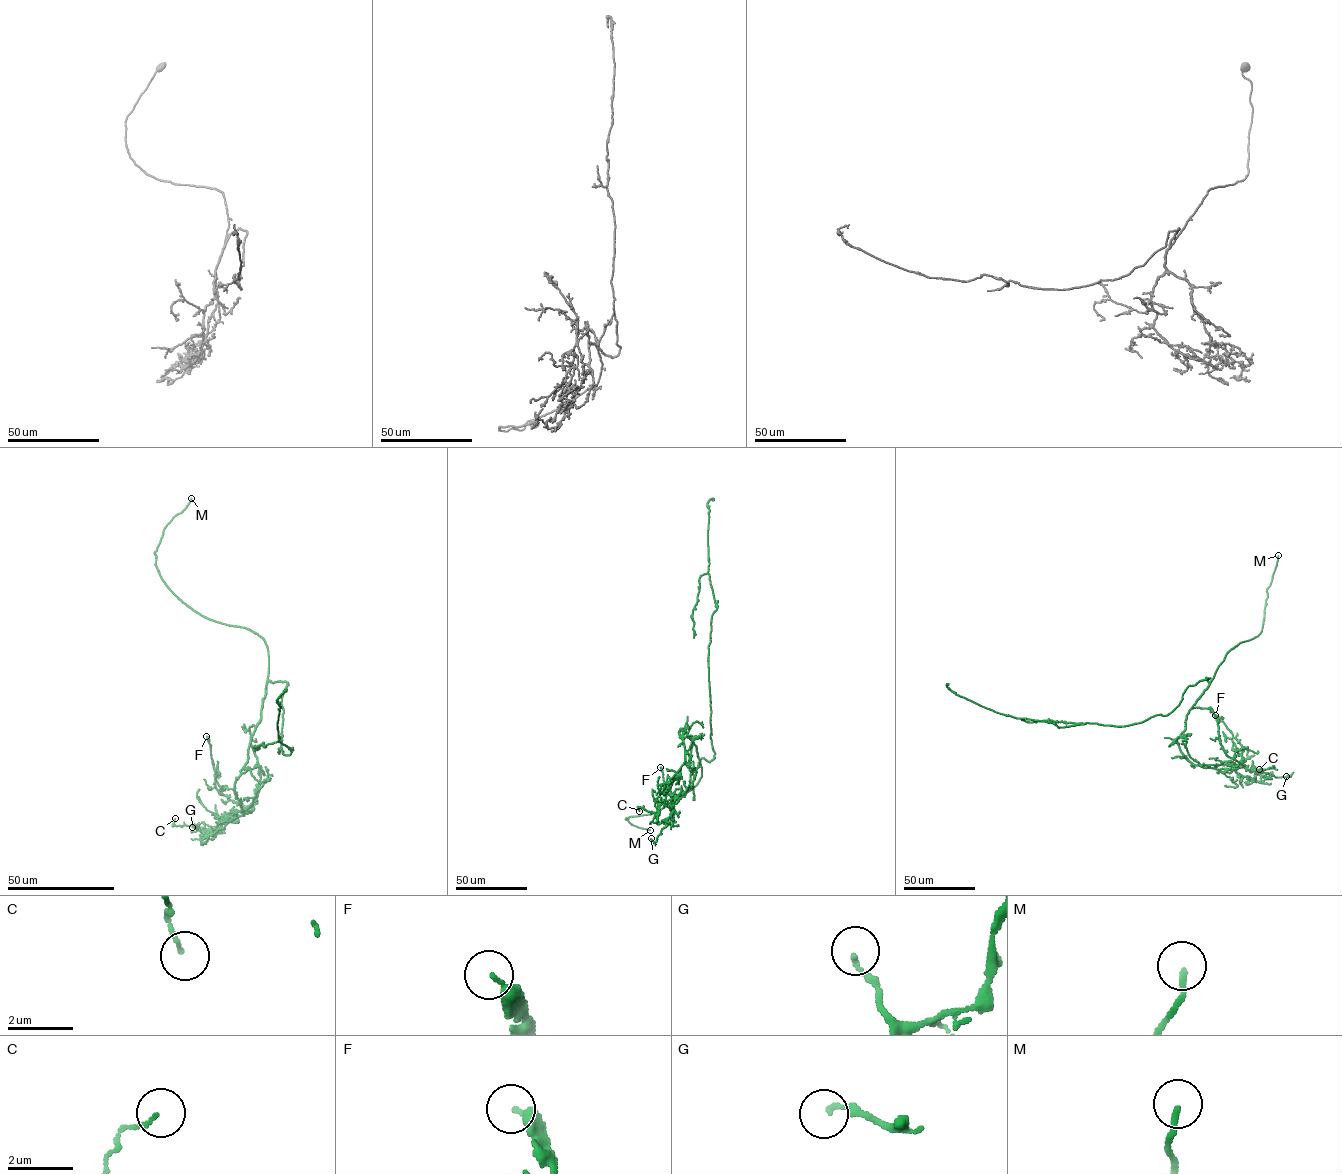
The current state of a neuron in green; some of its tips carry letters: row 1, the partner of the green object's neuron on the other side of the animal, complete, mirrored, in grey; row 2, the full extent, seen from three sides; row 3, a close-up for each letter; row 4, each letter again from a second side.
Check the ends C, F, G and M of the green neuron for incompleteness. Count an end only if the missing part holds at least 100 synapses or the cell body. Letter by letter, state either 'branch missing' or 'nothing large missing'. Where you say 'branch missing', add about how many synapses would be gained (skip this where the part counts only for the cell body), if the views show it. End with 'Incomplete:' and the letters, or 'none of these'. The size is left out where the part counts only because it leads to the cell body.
C: nothing large missing
F: nothing large missing
G: nothing large missing
M: branch missing
Incomplete: M

